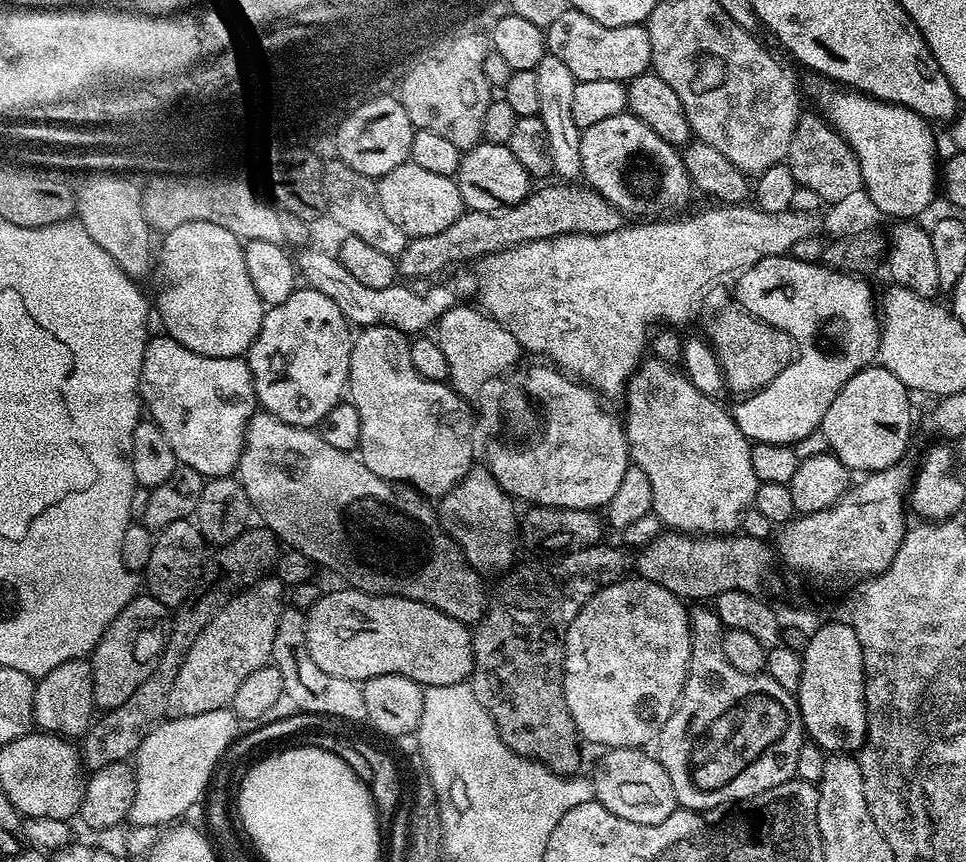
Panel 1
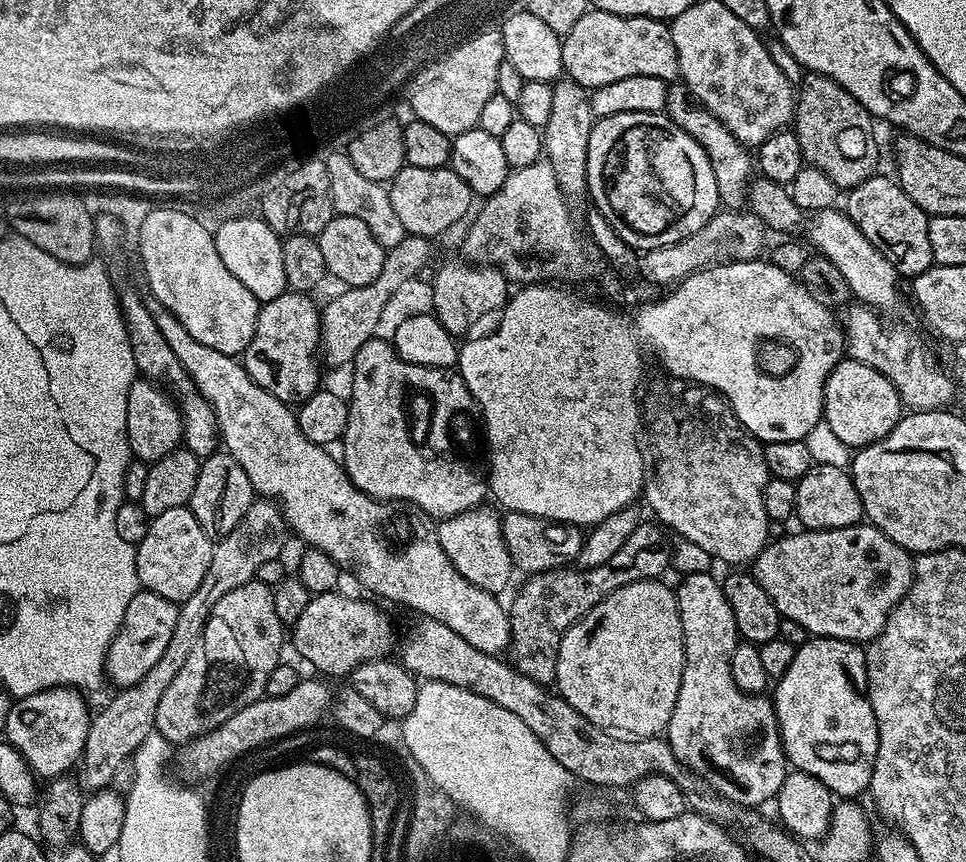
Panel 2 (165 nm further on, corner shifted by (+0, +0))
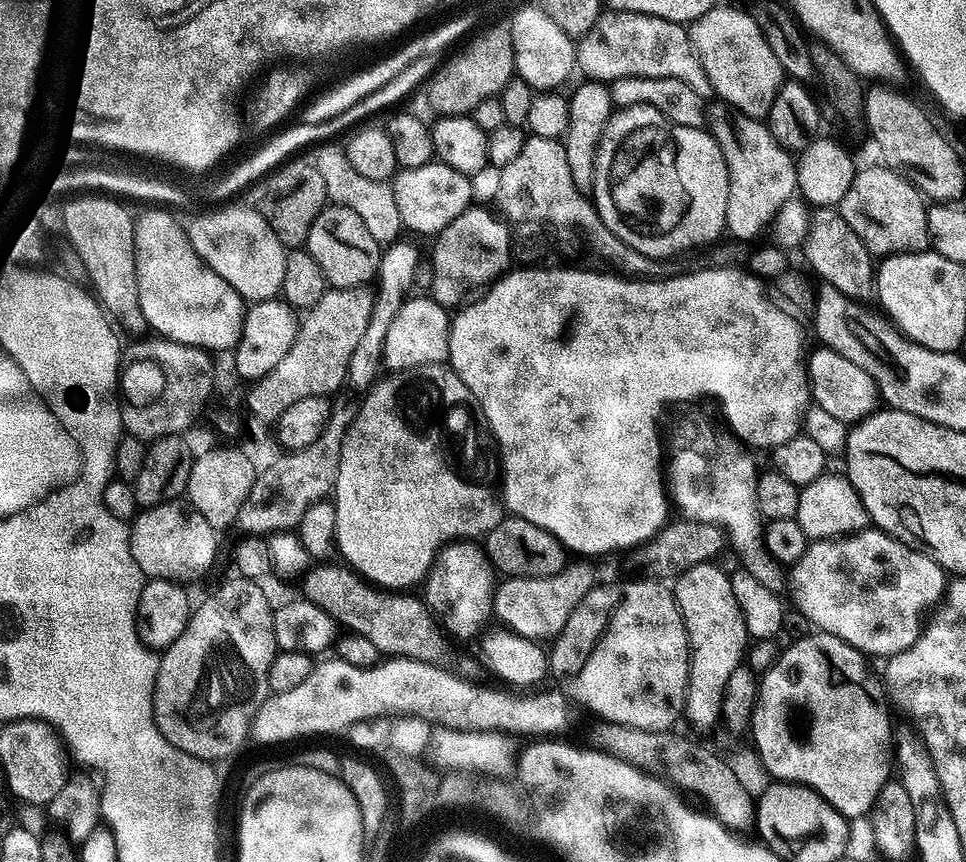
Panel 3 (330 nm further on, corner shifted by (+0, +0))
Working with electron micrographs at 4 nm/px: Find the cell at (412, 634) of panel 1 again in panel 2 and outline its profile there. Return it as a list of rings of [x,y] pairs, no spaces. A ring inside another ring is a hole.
[[[331,591],[320,595],[313,595],[309,599],[306,610],[302,610],[302,616],[291,629],[290,640],[296,643],[296,652],[304,660],[309,660],[314,667],[325,677],[344,676],[347,677],[358,666],[362,666],[371,660],[378,660],[389,655],[393,651],[398,640],[398,632],[392,629],[392,620],[380,608],[371,604],[373,601],[359,600],[356,596],[339,596],[339,591]]]

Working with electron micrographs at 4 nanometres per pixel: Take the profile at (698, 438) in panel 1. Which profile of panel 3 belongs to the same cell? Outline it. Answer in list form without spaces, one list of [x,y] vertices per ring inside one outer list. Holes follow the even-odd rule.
[[[688,406],[684,413],[672,424],[672,433],[668,436],[668,448],[672,451],[672,461],[666,464],[666,484],[670,489],[673,503],[680,507],[679,512],[685,520],[696,520],[699,524],[713,524],[722,530],[727,547],[732,548],[734,555],[740,559],[739,567],[743,571],[754,574],[762,586],[770,586],[777,594],[783,593],[786,588],[786,576],[782,564],[773,559],[771,553],[764,546],[765,525],[758,510],[756,497],[756,478],[758,467],[753,453],[741,441],[737,440],[731,431],[723,427],[715,428],[712,420],[704,412]]]

